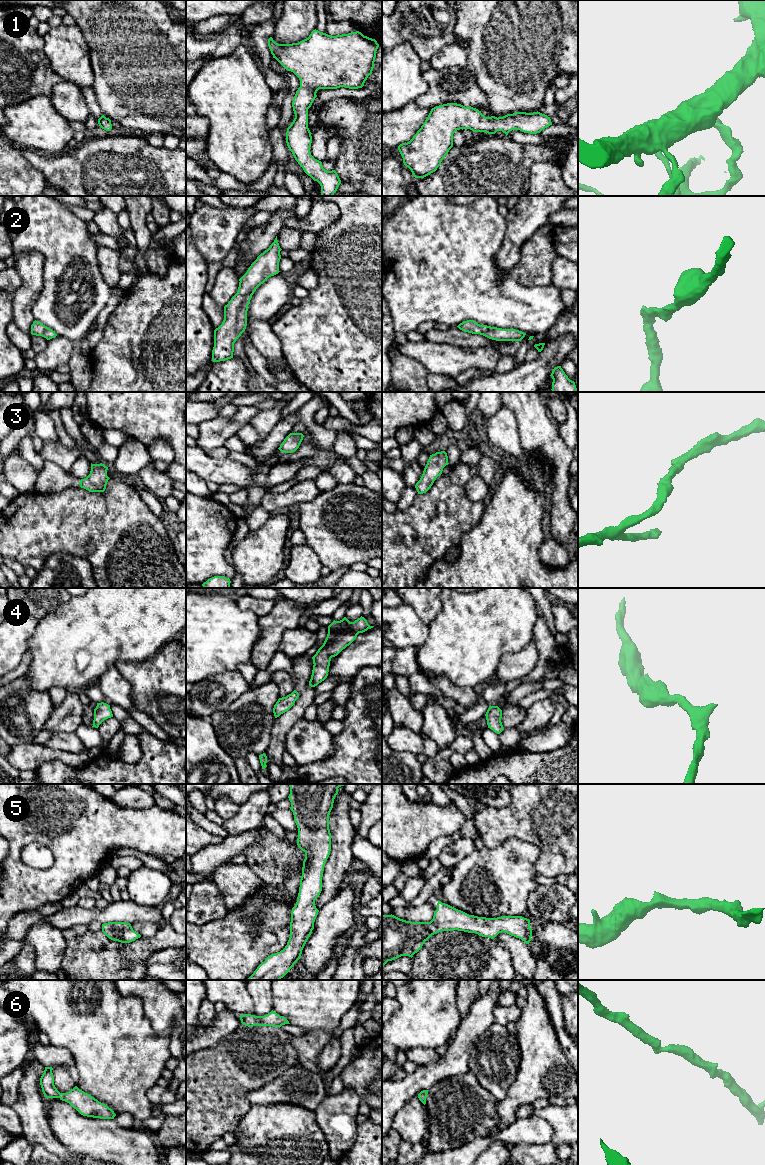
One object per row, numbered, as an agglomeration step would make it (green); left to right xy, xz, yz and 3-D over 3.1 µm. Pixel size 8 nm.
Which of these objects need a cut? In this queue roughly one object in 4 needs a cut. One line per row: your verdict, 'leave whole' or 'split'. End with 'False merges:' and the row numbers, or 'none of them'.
1: leave whole
2: leave whole
3: leave whole
4: leave whole
5: leave whole
6: leave whole
False merges: none of them

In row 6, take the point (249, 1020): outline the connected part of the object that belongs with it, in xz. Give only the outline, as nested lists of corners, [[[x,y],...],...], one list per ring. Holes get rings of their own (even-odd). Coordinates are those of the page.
[[[273,1010],[264,1016],[255,1016],[251,1014],[240,1015],[241,1023],[248,1027],[253,1026],[272,1026],[281,1027],[285,1024],[290,1024],[289,1021],[284,1017],[278,1015]]]

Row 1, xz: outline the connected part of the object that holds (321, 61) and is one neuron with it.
[[[315,29],[298,43],[278,44],[270,37],[268,46],[273,58],[300,80],[292,102],[295,118],[286,132],[287,146],[304,172],[320,184],[321,196],[333,196],[341,180],[335,170],[325,170],[311,155],[308,109],[319,89],[362,88],[372,74],[379,44],[359,31],[332,36]]]

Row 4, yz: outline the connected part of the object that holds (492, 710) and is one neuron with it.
[[[490,705],[485,716],[488,728],[493,730],[497,734],[500,734],[504,730],[501,722],[502,710],[498,706]]]

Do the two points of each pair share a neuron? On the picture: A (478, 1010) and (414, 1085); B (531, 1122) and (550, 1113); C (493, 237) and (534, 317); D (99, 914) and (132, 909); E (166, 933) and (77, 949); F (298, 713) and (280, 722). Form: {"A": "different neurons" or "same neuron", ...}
{"A": "same neuron", "B": "different neurons", "C": "same neuron", "D": "same neuron", "E": "same neuron", "F": "same neuron"}

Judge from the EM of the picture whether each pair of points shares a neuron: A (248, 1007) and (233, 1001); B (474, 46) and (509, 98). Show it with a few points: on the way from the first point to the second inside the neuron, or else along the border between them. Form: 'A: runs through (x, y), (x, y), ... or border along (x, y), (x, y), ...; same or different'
A: runs through (244, 1005), (237, 1001); same
B: runs through (487, 59), (498, 70), (498, 77), (504, 85); same

